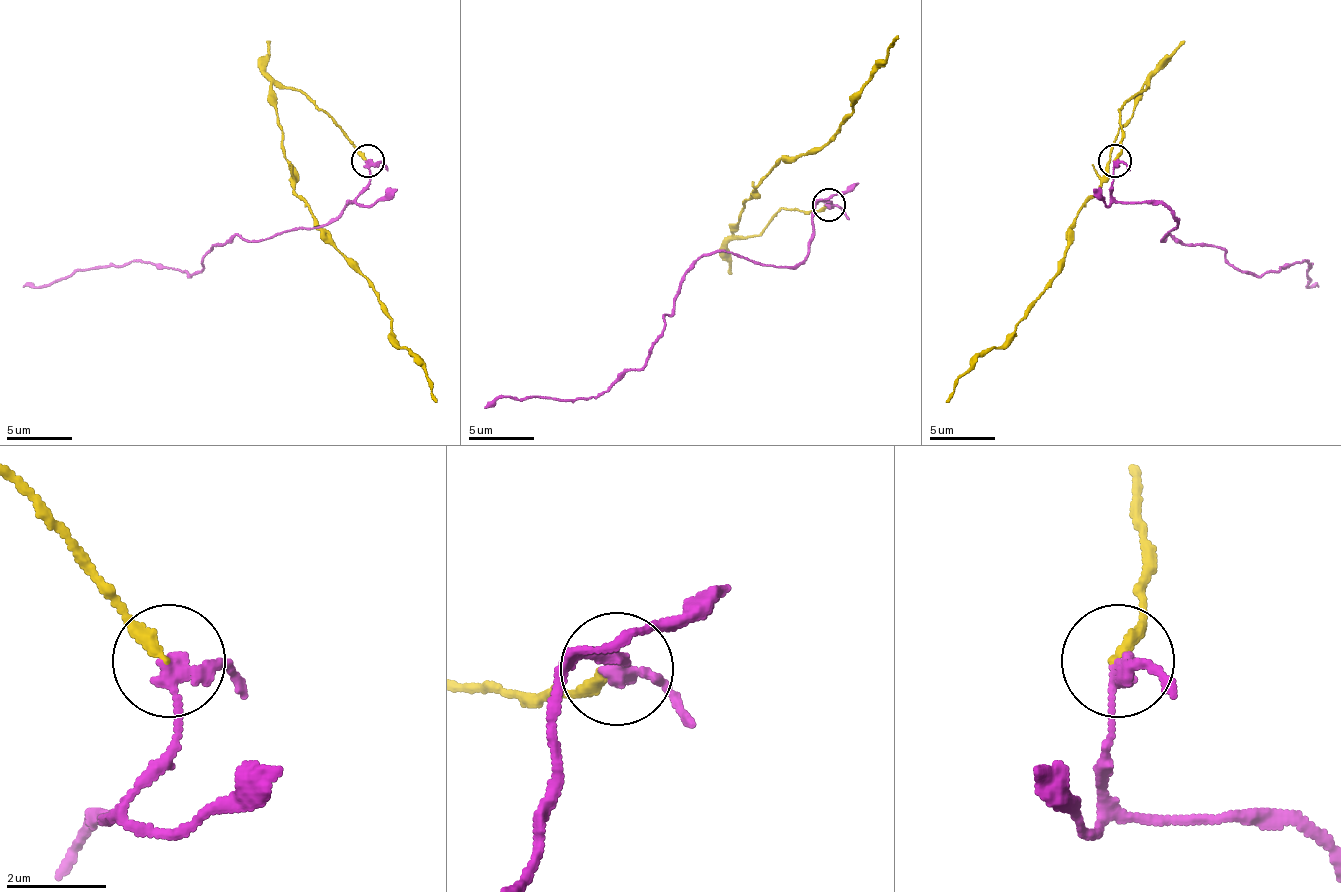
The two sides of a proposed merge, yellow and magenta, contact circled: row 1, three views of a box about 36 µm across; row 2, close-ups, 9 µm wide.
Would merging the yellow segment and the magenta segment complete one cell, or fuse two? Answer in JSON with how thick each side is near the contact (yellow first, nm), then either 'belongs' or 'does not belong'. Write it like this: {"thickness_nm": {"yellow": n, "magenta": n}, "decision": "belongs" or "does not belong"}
{"thickness_nm": {"yellow": 240, "magenta": 240}, "decision": "does not belong"}

